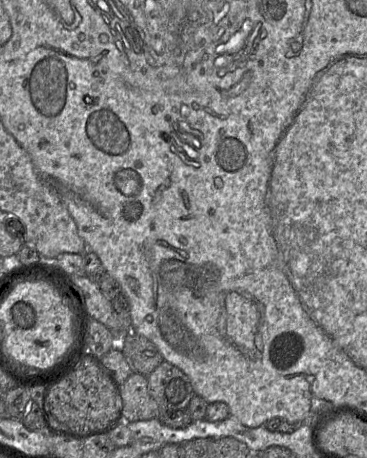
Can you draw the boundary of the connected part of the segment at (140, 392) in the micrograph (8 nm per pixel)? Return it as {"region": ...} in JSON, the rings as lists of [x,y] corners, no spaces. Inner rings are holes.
{"region":[[[138,372],[119,385],[124,421],[149,420],[159,414],[159,406],[148,392],[147,376]]]}

